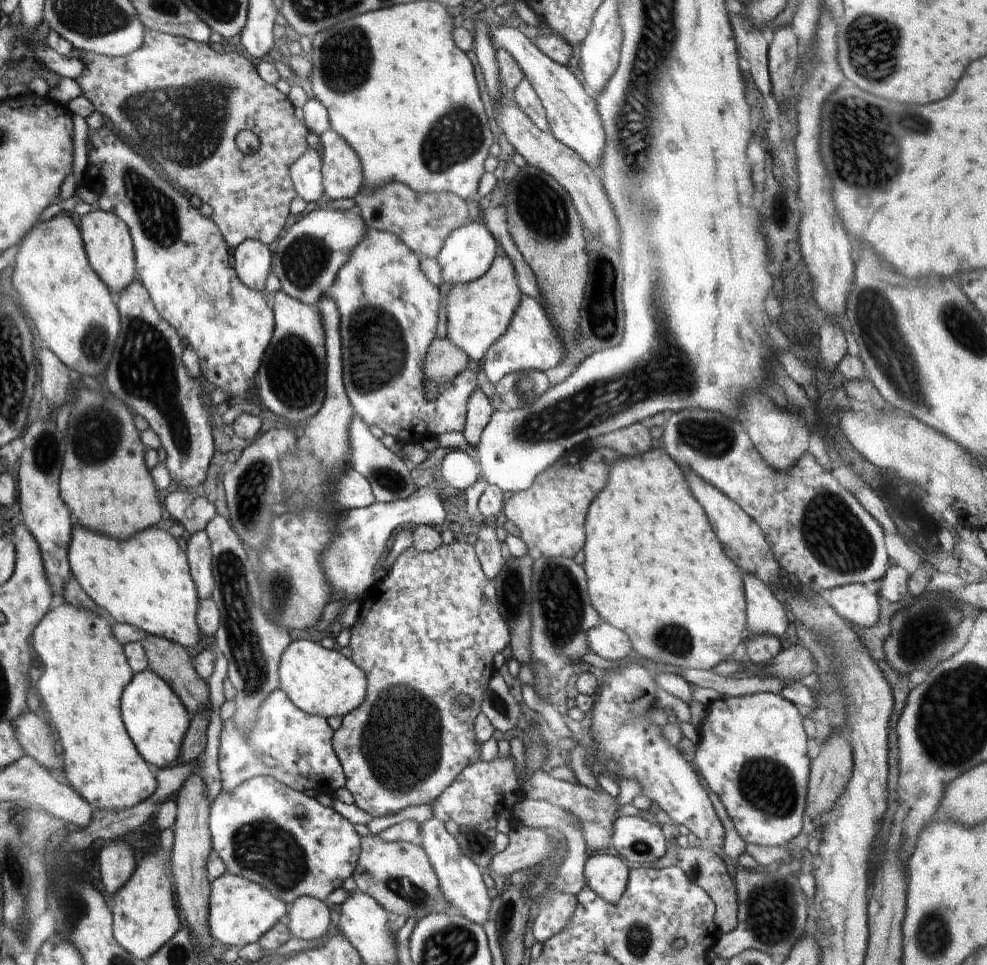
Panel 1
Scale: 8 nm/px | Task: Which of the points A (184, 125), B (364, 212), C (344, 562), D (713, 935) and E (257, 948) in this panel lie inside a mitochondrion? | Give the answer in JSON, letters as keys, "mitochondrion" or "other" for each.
{"A":"mitochondrion","B":"other","C":"mitochondrion","D":"other","E":"other"}

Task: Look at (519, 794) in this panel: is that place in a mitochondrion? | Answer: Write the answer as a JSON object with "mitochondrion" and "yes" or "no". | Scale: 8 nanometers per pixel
{"mitochondrion":"no"}

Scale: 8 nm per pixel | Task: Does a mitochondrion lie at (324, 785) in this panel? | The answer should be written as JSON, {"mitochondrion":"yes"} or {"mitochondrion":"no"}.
{"mitochondrion":"no"}

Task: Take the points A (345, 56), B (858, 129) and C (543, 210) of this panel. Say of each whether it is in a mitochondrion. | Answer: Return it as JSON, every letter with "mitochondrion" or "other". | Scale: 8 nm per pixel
{"A":"mitochondrion","B":"mitochondrion","C":"mitochondrion"}

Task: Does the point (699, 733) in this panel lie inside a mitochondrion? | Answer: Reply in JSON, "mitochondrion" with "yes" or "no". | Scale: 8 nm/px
{"mitochondrion":"no"}

